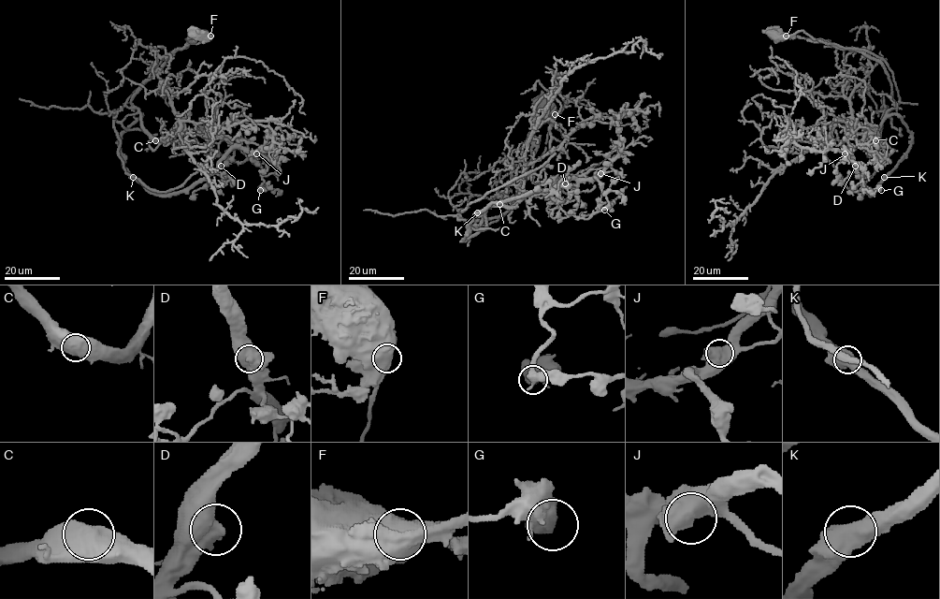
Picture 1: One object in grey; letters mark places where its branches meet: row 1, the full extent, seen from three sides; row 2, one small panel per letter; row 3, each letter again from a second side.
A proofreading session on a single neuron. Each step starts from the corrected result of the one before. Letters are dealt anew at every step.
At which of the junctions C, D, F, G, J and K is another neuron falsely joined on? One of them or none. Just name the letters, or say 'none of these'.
F

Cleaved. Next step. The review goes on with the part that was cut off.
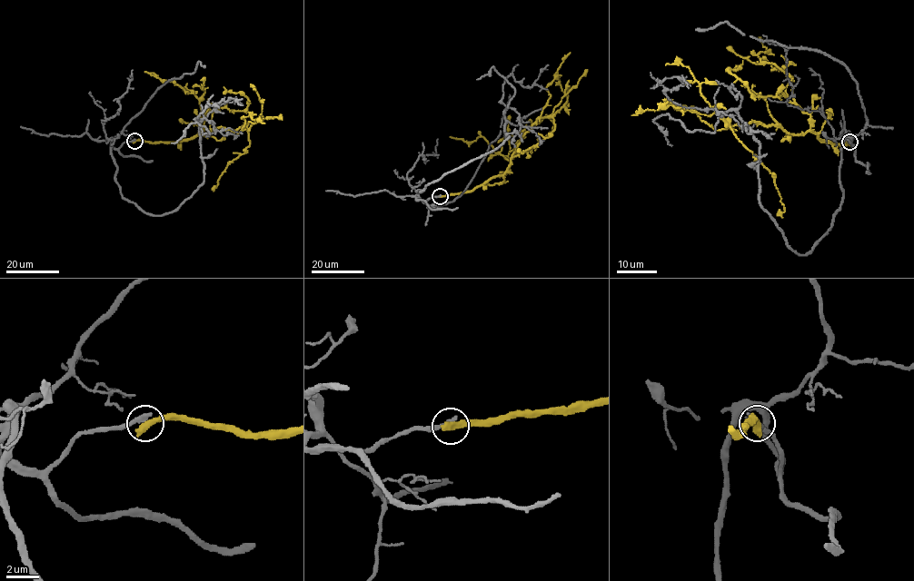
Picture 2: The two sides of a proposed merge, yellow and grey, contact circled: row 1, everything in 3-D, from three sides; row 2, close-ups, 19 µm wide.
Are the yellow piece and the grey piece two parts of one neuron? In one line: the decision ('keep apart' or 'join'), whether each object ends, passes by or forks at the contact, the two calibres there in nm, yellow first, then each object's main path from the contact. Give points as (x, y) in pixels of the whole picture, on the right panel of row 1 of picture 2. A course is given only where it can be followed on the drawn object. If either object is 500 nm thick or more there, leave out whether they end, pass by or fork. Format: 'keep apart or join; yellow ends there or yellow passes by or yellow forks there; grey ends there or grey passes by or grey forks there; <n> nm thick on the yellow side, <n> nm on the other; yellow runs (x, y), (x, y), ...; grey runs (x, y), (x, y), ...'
keep apart; 500 nm thick on the yellow side, 340 nm on the other; yellow runs (849, 142), (730, 121), (772, 174), (785, 211), (777, 215); grey runs (849, 142), (843, 202), (799, 254), (759, 202), (751, 129), (733, 110), (673, 103), (676, 77), (650, 88)

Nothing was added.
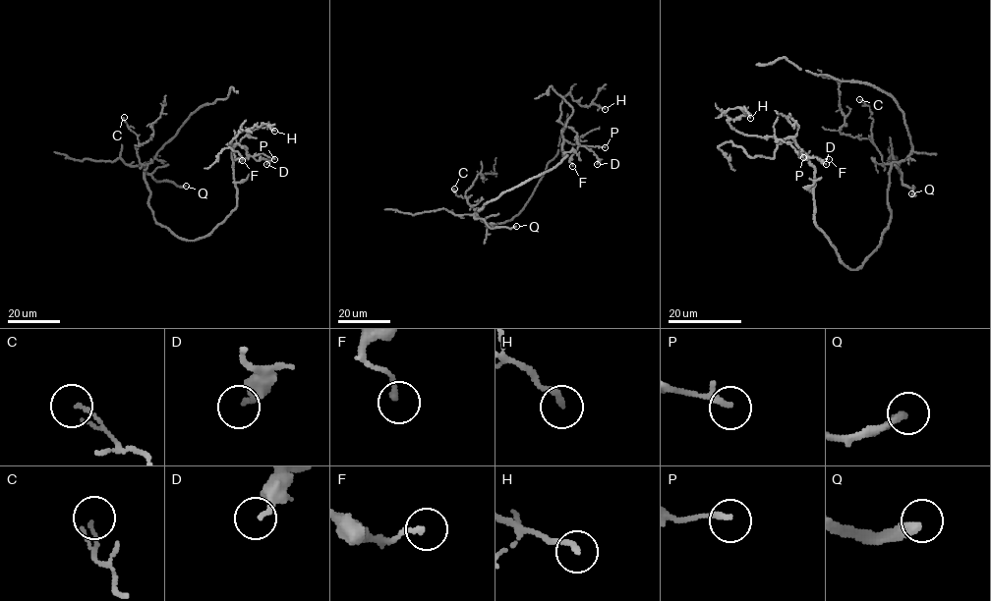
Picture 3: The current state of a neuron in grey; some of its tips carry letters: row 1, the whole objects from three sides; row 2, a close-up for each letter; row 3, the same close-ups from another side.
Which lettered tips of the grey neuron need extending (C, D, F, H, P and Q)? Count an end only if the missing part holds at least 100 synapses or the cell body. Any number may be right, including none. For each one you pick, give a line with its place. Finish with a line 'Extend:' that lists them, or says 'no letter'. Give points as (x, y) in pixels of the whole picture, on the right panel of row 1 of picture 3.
Q: place (911, 193)
Extend: Q

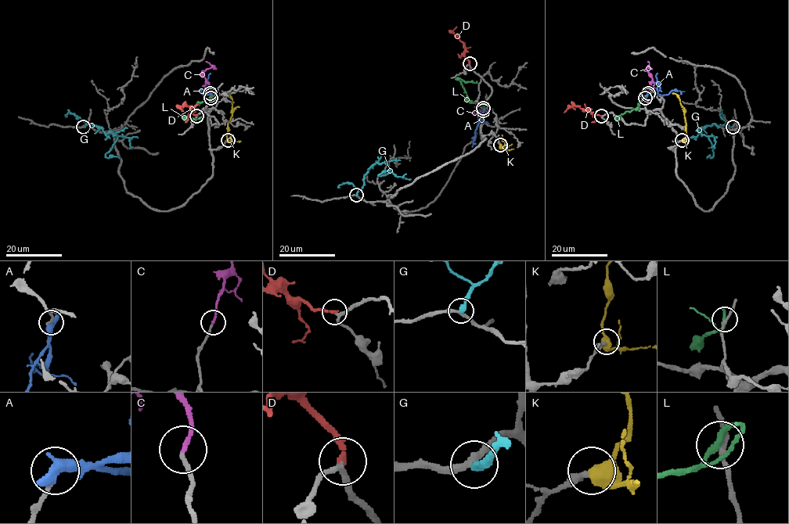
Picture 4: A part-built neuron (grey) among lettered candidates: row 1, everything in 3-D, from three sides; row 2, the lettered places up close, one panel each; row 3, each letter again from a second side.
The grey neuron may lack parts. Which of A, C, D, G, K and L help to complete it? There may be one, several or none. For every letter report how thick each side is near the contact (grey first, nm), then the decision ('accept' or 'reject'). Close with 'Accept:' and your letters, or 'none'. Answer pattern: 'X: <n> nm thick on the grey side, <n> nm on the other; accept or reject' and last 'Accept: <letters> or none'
A: 200 nm thick on the grey side, 440 nm on the other; reject
C: 160 nm thick on the grey side, 180 nm on the other; accept
D: 200 nm thick on the grey side, 260 nm on the other; reject
G: 260 nm thick on the grey side, 360 nm on the other; reject
K: 280 nm thick on the grey side, 440 nm on the other; accept
L: 180 nm thick on the grey side, 300 nm on the other; reject
Accept: C, K

